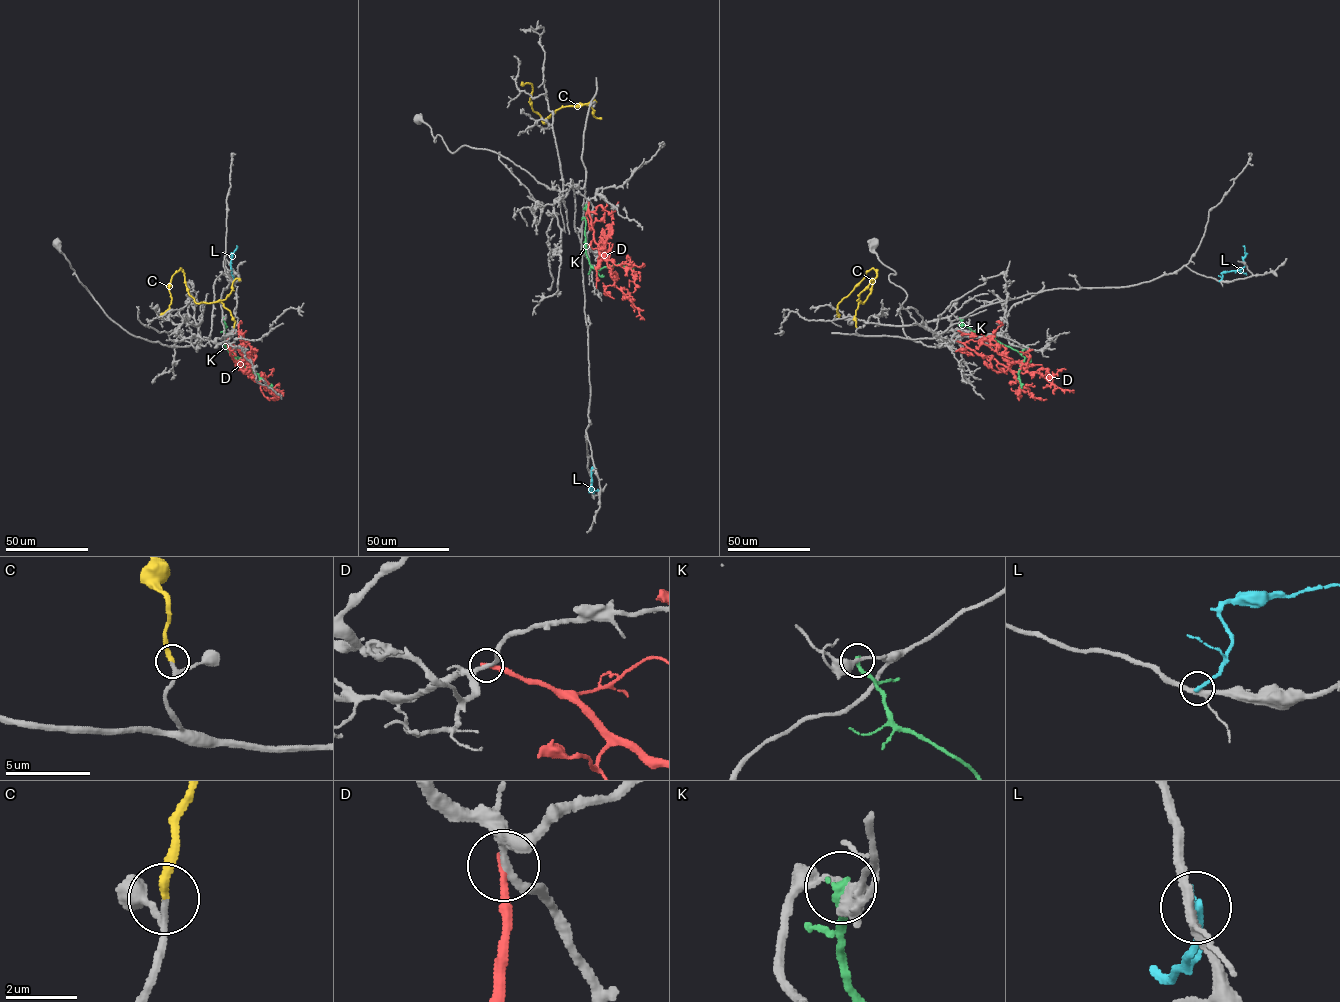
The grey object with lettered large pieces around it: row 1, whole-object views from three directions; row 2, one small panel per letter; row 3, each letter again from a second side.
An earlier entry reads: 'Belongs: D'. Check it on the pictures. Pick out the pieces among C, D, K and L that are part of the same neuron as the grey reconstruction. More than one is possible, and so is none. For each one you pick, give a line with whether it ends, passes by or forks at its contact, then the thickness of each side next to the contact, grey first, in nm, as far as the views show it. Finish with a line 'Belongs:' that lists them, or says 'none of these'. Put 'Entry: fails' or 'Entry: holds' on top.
Entry: fails
C: It ends there. Thickness 170 nm (grey) against 240 nm
Belongs: C

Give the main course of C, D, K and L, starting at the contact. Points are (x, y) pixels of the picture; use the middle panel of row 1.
C: (595, 102), (562, 107), (545, 123), (532, 109), (532, 85), (521, 84)
D: (588, 201), (594, 240), (611, 269), (613, 284), (628, 296), (644, 320)
K: (585, 205), (585, 253), (589, 264), (596, 270), (617, 265), (633, 268)
L: (594, 465), (591, 491), (597, 489)

